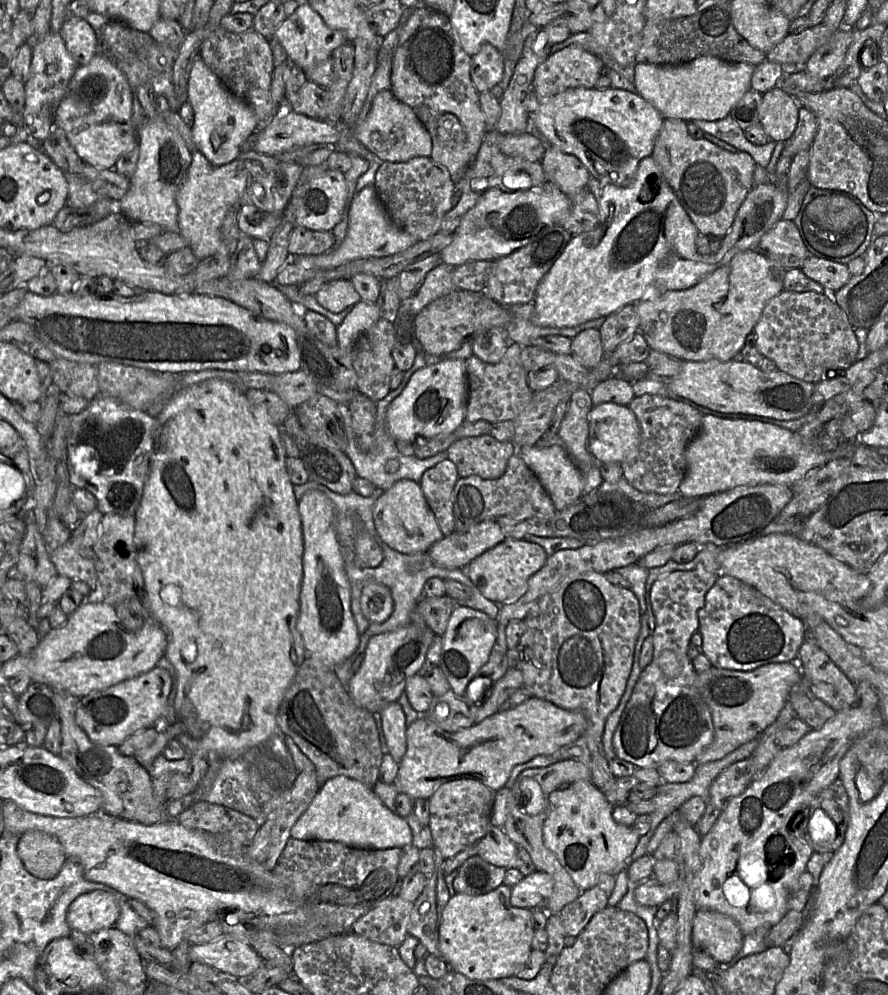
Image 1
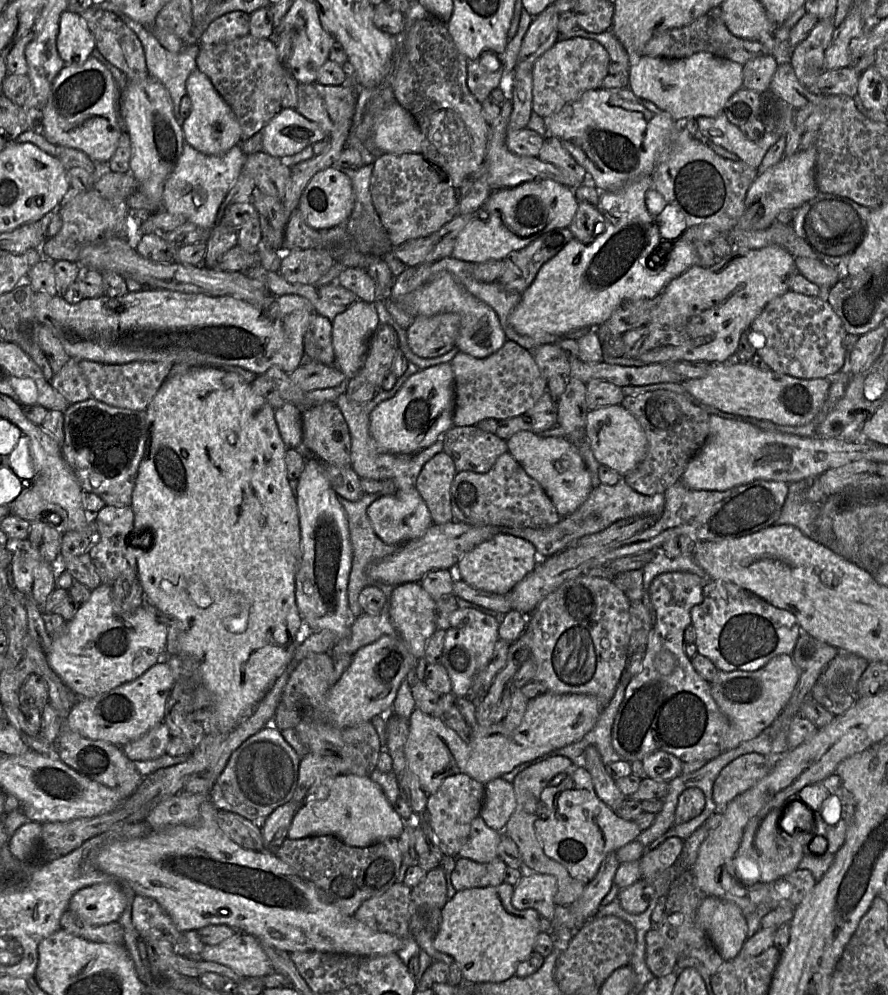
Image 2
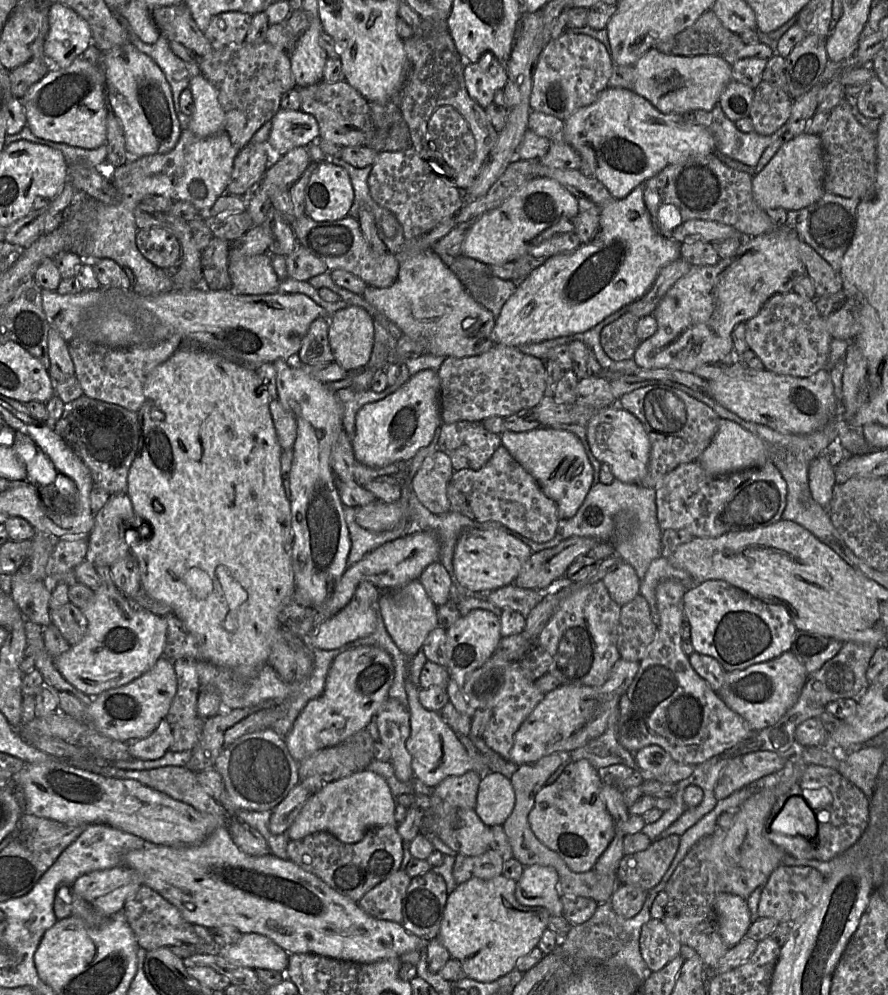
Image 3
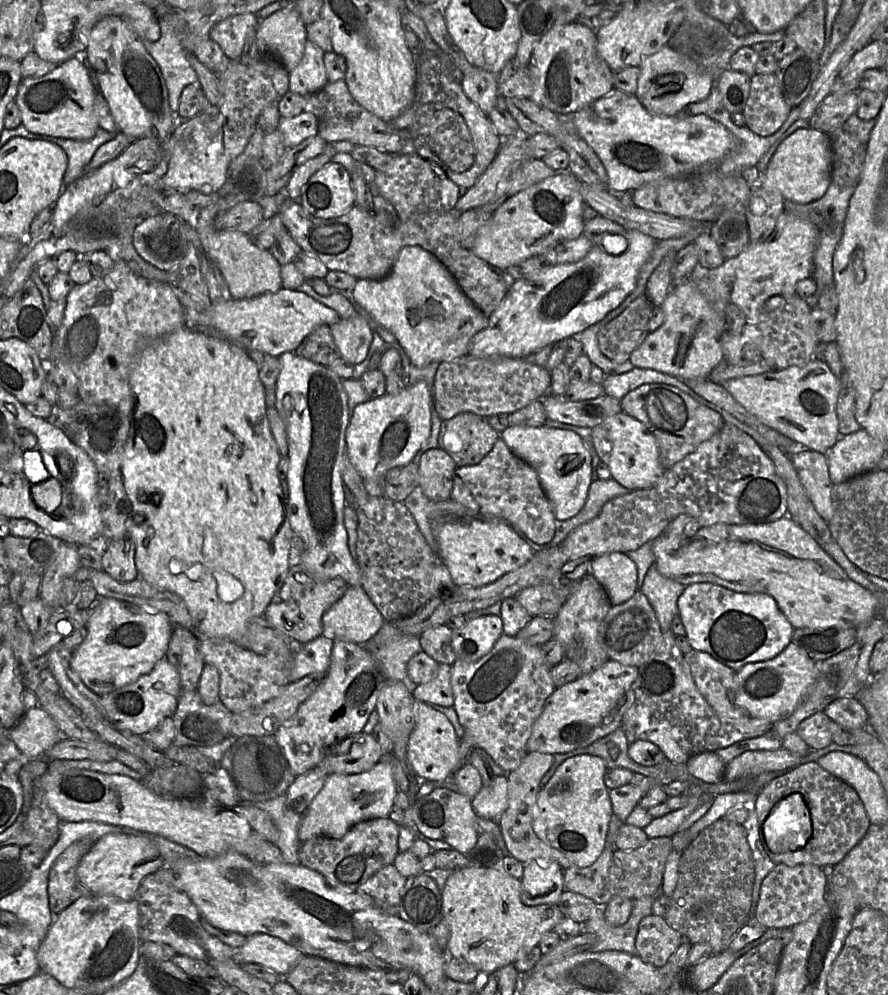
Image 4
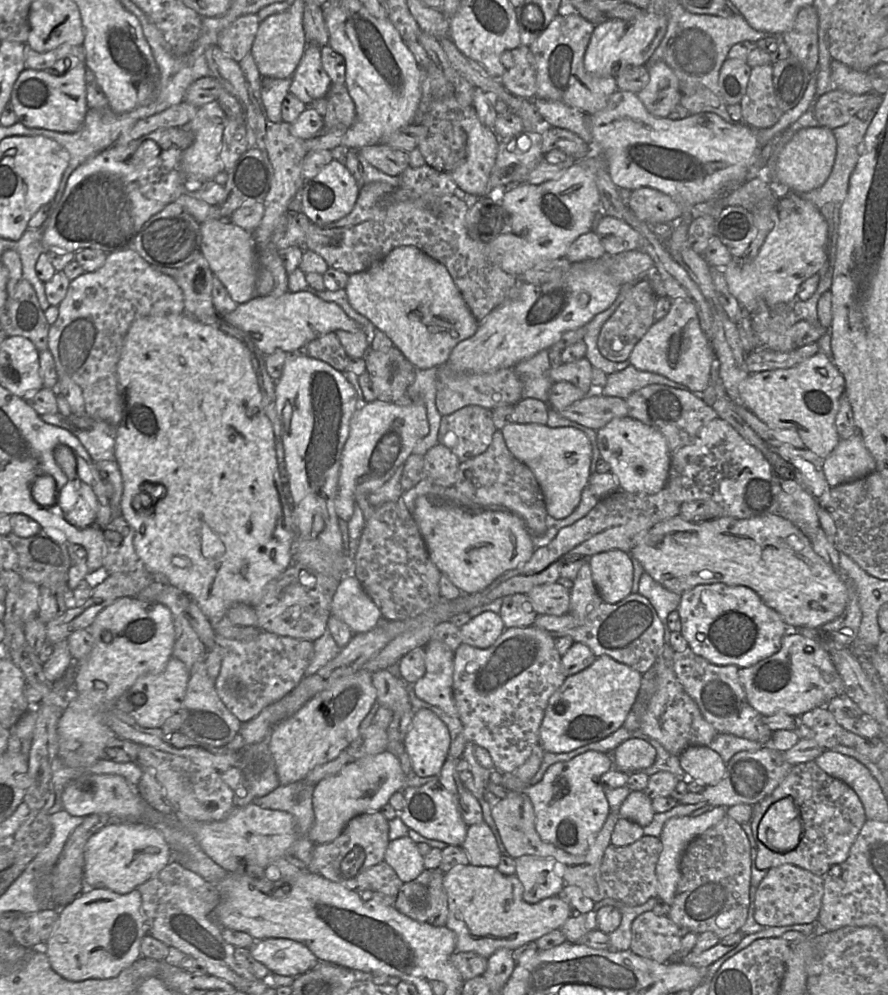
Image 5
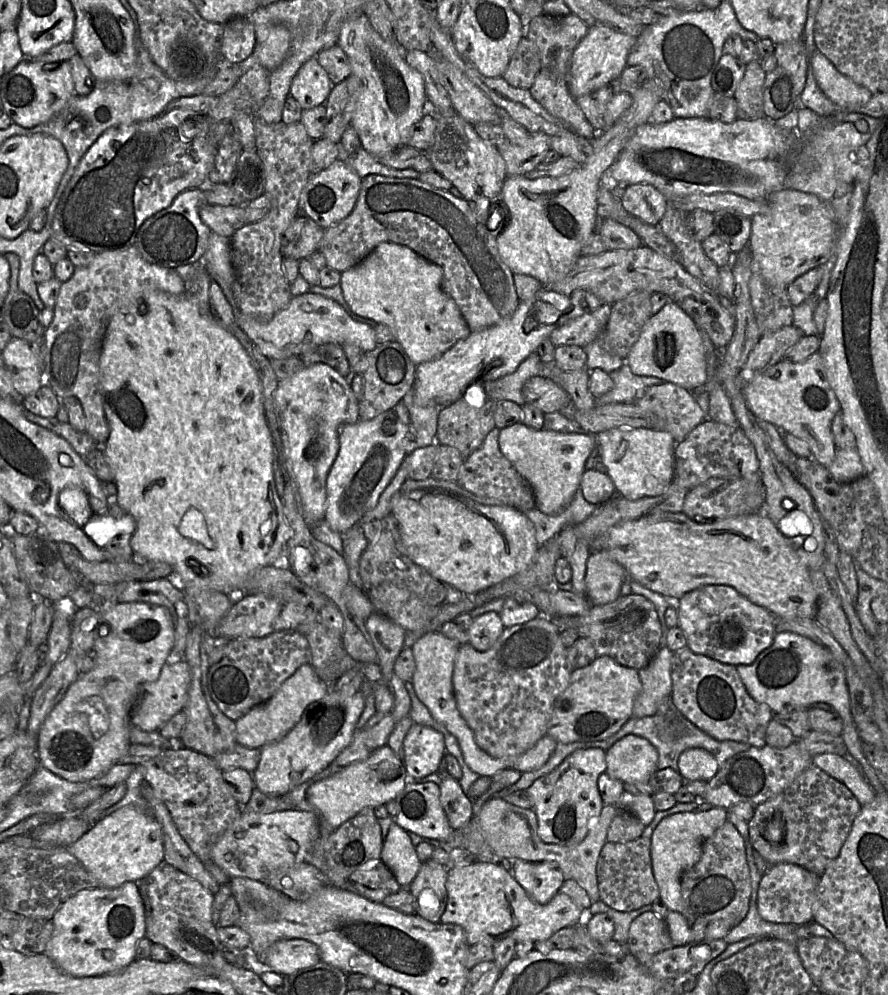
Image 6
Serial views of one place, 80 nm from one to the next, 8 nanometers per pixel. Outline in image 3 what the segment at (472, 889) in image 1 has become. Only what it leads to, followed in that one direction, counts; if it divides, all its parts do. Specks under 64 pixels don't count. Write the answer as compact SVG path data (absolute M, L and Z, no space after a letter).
M492 848L479 856L457 853L454 857L453 877L457 885L472 878L492 879L503 874L504 860Z

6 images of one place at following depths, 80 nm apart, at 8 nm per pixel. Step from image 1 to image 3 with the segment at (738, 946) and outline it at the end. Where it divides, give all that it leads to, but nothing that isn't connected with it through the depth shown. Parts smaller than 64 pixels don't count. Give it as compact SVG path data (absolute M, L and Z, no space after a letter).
M719 893L715 898L714 908L723 942L729 949L738 945L744 940L751 925L747 902L732 894Z

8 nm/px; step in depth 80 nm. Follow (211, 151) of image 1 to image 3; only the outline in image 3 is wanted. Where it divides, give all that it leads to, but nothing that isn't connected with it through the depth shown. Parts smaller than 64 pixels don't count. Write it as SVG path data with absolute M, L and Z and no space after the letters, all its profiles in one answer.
M200 74L189 83L194 100L194 110L187 129L198 137L208 137L225 131L225 113L212 84Z

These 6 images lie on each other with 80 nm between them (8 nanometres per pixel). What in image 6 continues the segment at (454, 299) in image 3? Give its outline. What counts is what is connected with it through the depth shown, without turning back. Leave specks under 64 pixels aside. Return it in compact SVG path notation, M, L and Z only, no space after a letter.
M382 242L358 265L341 272L340 287L356 314L388 326L419 365L440 357L472 333L455 301L443 290L442 280L439 265L405 245Z

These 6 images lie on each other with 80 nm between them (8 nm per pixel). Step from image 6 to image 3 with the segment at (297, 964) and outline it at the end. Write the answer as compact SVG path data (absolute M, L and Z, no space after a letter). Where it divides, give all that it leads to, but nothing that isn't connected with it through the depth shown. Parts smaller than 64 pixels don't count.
M257 933L243 934L237 943L220 947L218 954L243 967L277 972L286 971L290 955L270 938Z

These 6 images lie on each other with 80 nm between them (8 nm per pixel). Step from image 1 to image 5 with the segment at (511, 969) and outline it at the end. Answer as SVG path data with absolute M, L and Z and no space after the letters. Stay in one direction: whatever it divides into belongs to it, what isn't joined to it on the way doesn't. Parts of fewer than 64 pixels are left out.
M457 866L445 873L443 885L448 896L446 926L456 934L456 952L474 952L489 958L500 948L515 950L560 929L574 914L559 896L536 904L523 899L523 884L516 875L505 875L497 867Z

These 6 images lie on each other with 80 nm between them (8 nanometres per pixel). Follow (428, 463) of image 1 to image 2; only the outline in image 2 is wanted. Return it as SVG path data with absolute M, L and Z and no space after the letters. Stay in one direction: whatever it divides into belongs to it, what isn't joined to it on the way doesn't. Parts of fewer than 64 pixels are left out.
M409 362L407 370L397 379L393 388L377 392L370 401L365 403L360 404L351 401L346 393L342 393L338 396L335 403L348 425L351 437L351 466L361 479L391 480L396 486L396 490L414 490L416 488L417 478L423 466L434 455L443 451L443 438L438 438L433 446L413 453L413 458L401 459L401 457L398 457L396 454L381 450L370 434L369 416L373 409L382 401L395 396L409 377L419 370L415 364Z

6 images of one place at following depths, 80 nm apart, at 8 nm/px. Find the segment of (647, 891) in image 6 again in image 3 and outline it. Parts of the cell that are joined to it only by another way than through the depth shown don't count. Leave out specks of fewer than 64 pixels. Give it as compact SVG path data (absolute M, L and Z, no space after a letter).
M669 835L651 842L643 851L624 854L616 872L622 885L633 885L645 891L660 883L670 867L680 844L680 836Z

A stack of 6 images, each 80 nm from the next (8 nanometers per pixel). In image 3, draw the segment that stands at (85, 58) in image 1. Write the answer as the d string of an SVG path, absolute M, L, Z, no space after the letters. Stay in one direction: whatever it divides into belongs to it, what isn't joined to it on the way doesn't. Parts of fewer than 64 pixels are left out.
M50 3L49 25L44 50L57 67L70 66L93 44L87 21L63 3Z

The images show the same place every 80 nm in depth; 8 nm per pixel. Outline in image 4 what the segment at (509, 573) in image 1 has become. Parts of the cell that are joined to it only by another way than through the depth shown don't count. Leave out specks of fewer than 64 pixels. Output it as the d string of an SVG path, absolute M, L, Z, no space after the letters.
M442 515L433 520L438 560L449 570L459 587L482 587L528 562L534 550L507 522L480 515Z

